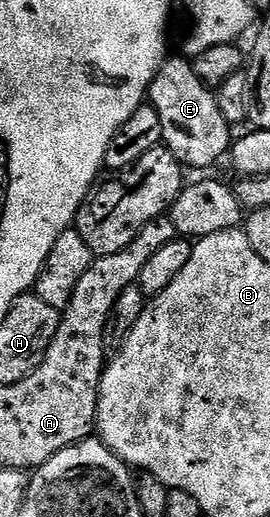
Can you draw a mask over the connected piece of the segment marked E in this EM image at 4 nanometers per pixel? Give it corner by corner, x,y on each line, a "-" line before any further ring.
167,56
152,79
148,101
154,106
156,115
160,115
162,145
170,149
174,158
187,170
206,169
229,154
232,127
224,115
220,115
215,90
203,83
185,56

